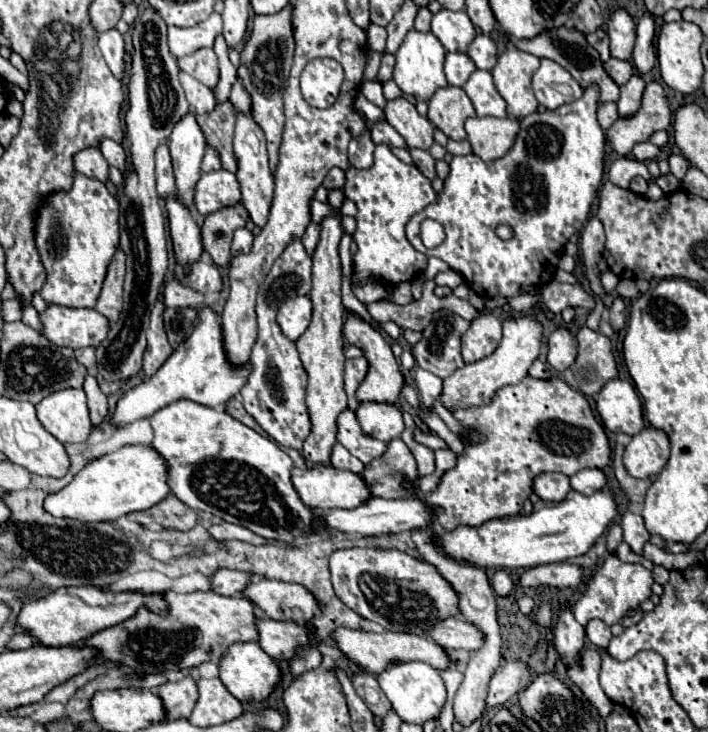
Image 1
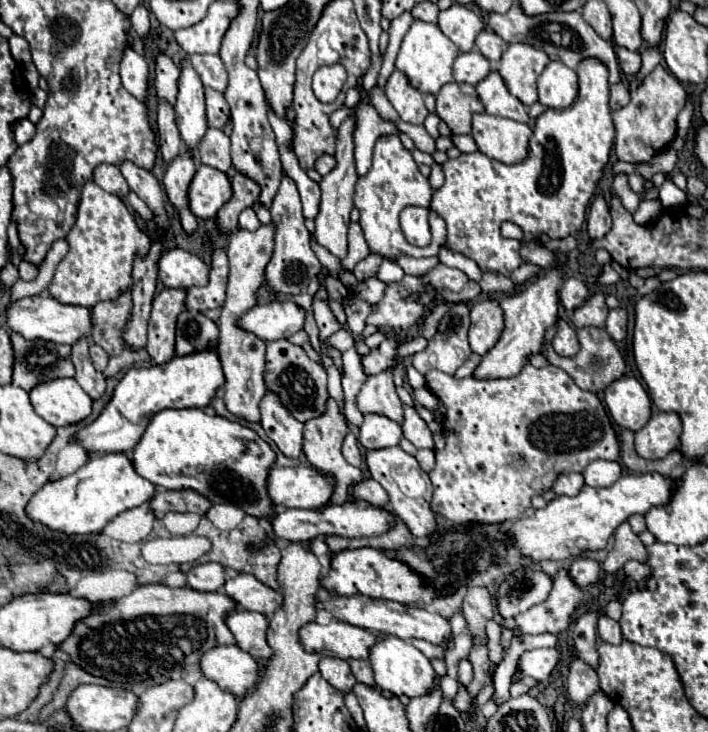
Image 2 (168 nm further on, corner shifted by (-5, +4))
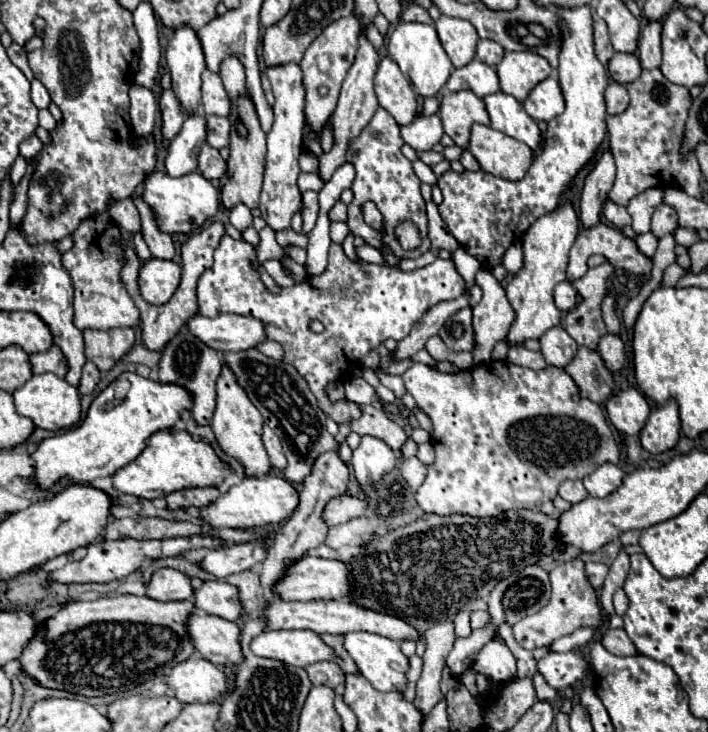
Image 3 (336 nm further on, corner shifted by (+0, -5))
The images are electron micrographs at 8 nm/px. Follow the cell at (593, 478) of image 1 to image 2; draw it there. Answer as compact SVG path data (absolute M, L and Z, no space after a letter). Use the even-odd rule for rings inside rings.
M594 461L584 469L586 485L610 487L622 475L622 467L616 461Z

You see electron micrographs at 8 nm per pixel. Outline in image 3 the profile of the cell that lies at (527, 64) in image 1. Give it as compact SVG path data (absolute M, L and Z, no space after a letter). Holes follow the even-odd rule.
M507 52L497 66L501 90L519 102L525 102L529 92L551 74L549 62L533 52Z

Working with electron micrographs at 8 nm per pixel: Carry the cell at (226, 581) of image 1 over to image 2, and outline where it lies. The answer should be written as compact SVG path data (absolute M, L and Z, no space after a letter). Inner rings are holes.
M200 563L194 565L186 575L186 585L196 589L196 591L218 591L222 589L222 583L226 581L224 577L224 567L218 567L218 563Z

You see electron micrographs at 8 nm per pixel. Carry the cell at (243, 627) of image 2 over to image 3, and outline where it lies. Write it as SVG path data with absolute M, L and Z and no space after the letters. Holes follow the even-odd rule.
M193 612L189 618L189 634L197 652L219 666L237 666L245 660L239 642L239 626L231 620Z

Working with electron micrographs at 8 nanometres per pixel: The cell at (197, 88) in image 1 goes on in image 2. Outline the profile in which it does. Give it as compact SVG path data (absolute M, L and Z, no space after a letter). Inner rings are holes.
M206 89L206 115L208 115L208 127L224 129L224 125L230 119L230 109L222 93Z

